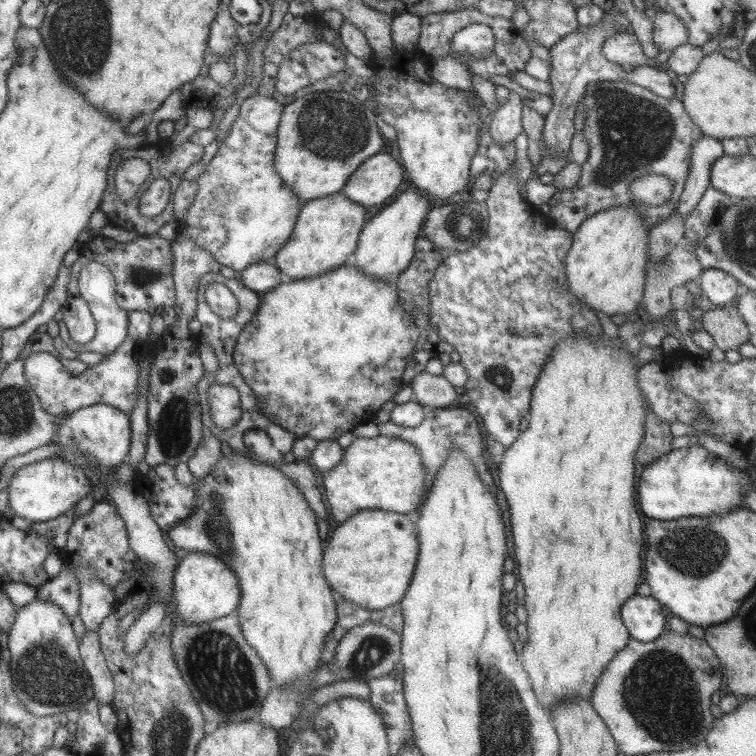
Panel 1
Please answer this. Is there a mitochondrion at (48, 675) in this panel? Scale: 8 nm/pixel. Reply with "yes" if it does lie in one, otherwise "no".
yes

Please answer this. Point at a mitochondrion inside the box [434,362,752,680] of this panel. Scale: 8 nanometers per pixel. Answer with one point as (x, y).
(684, 548)

